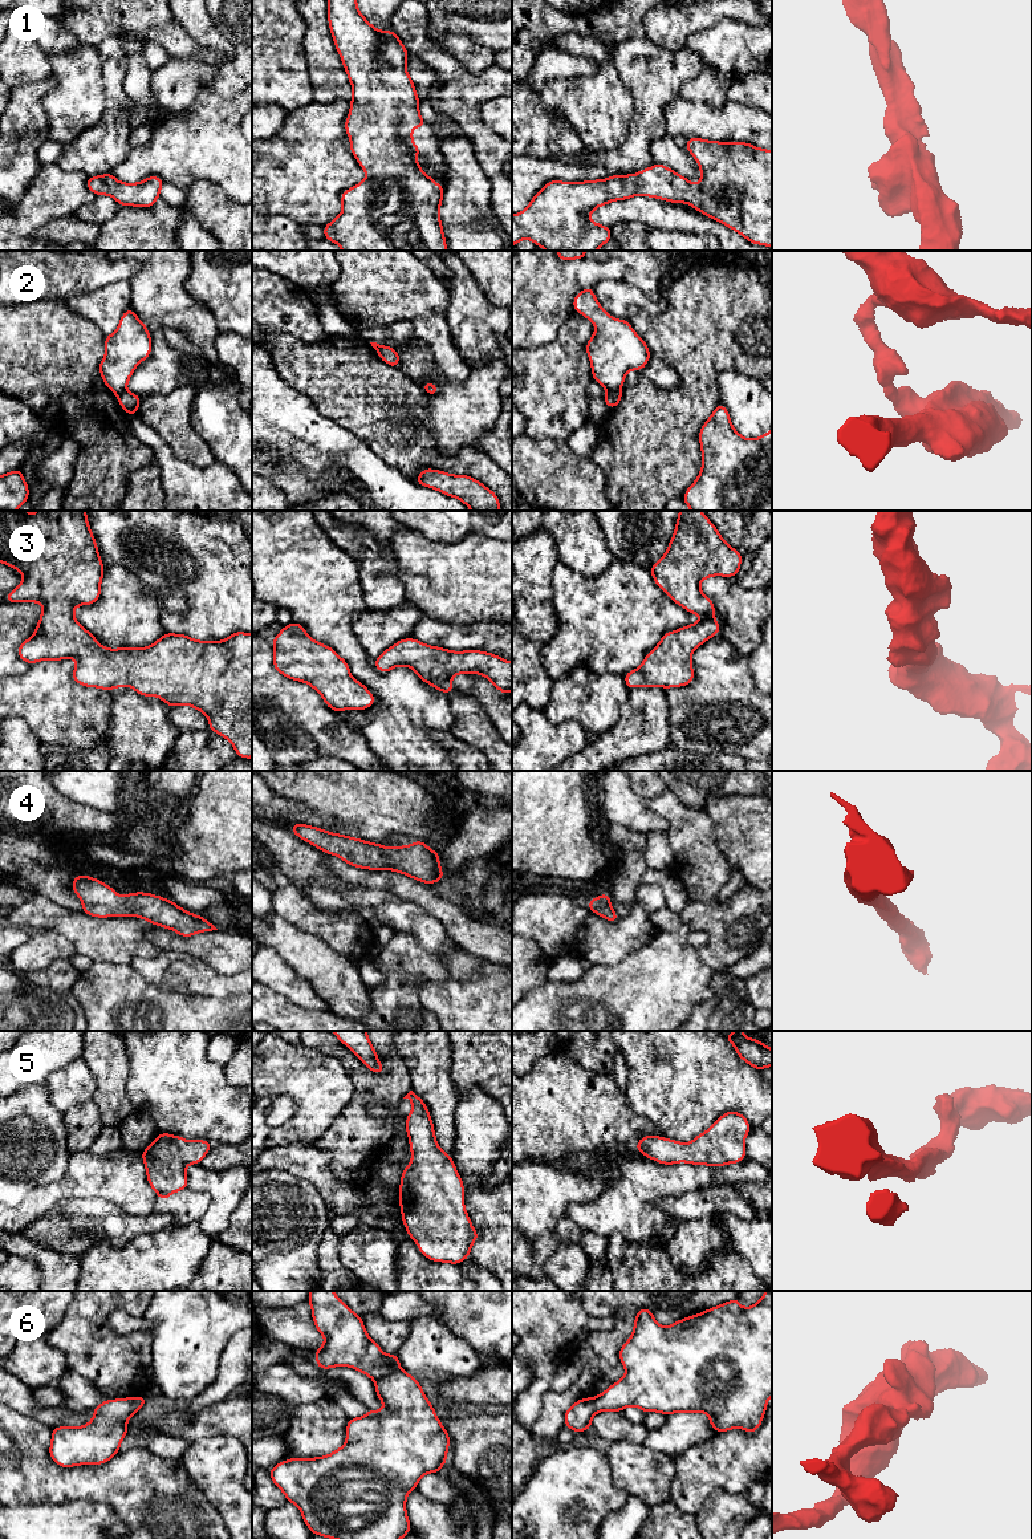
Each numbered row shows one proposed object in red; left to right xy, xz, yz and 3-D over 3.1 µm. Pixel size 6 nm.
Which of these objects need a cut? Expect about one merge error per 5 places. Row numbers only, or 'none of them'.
2, 6

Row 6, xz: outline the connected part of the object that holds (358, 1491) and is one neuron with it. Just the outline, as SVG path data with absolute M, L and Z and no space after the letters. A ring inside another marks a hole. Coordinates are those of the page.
M399 1369L375 1380L374 1385L385 1409L369 1409L366 1416L349 1418L346 1443L342 1447L325 1457L290 1458L269 1470L273 1483L284 1493L288 1502L300 1508L313 1535L329 1539L402 1539L411 1530L406 1512L407 1494L417 1489L424 1474L439 1473L447 1462L450 1434L440 1424L419 1382Z

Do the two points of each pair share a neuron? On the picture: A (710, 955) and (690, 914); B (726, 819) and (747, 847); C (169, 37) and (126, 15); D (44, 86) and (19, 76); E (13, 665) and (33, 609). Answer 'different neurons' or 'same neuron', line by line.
A: same neuron
B: same neuron
C: same neuron
D: different neurons
E: same neuron

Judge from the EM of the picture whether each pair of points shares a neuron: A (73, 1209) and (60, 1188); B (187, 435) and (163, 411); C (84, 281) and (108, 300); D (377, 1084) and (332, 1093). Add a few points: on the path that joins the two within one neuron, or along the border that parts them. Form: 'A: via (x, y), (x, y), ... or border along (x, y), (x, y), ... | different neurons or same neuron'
A: border along (86, 1198), (64, 1198), (56, 1204) | different neurons
B: via (182, 430), (169, 417) | same neuron
C: border along (125, 279), (65, 297) | different neurons
D: border along (340, 1062), (353, 1084), (353, 1099), (337, 1116) | different neurons

